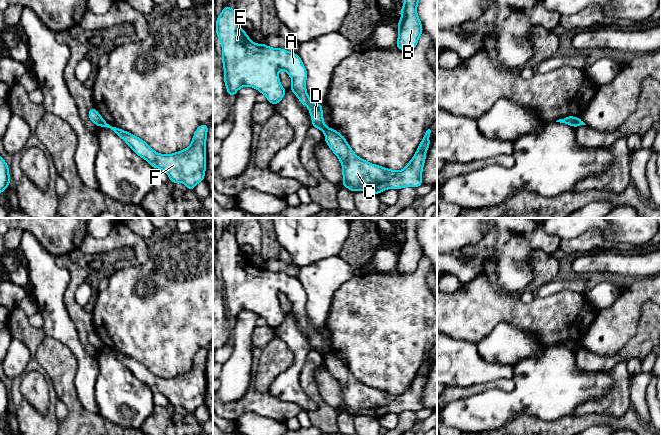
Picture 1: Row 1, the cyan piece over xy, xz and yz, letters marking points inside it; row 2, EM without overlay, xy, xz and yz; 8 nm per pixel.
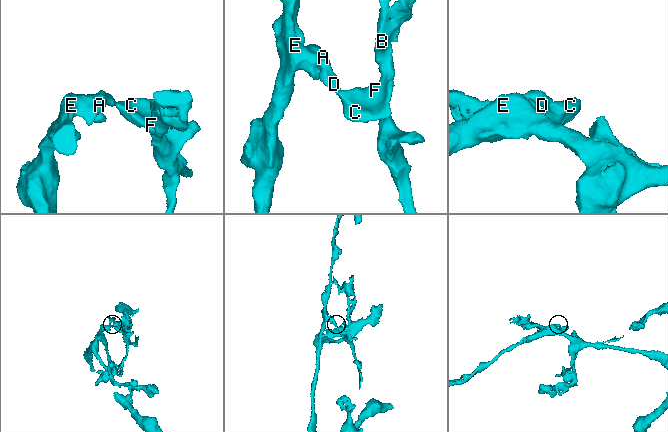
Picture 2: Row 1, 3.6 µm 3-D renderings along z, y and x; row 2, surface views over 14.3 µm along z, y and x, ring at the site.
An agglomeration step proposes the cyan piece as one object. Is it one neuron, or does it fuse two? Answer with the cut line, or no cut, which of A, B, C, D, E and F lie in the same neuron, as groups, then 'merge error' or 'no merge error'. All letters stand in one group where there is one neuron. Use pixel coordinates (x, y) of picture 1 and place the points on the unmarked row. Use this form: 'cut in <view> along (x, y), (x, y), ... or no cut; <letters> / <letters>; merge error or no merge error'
cut in yz along (579, 342), (572, 349); A D E / B C F; merge error

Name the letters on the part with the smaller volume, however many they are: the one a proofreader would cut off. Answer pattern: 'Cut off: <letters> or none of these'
Cut off: B, C, F

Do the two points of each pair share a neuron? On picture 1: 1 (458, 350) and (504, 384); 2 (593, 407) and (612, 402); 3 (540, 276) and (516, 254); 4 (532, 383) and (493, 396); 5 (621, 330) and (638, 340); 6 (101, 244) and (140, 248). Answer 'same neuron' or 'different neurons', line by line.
1: different neurons
2: same neuron
3: different neurons
4: same neuron
5: different neurons
6: same neuron

